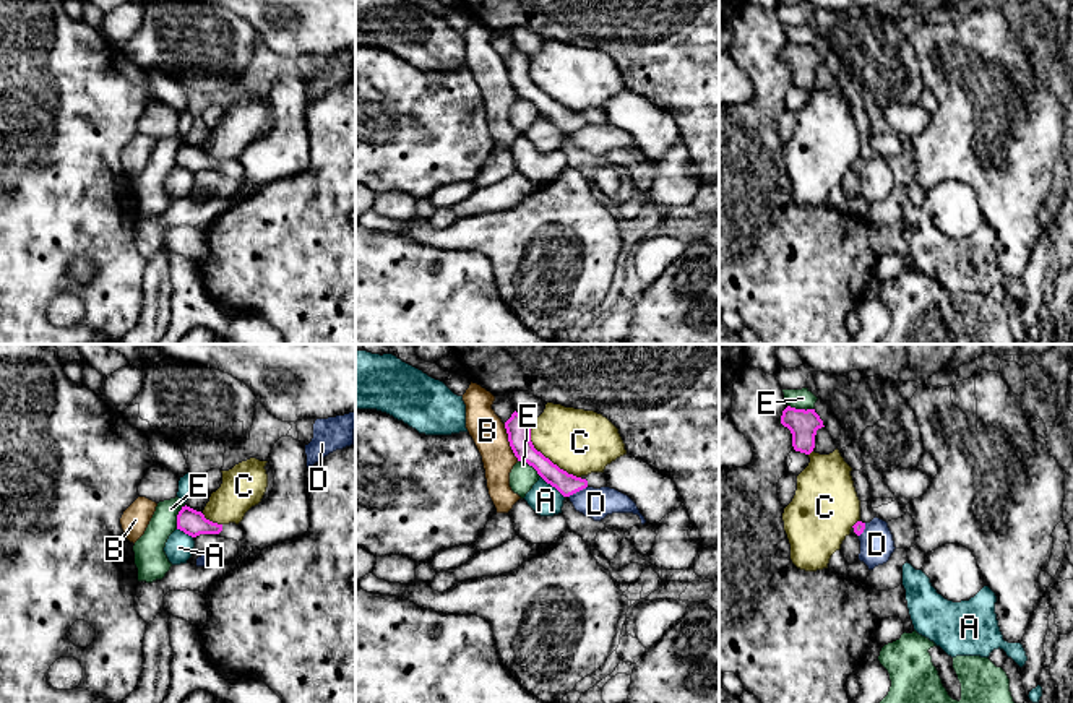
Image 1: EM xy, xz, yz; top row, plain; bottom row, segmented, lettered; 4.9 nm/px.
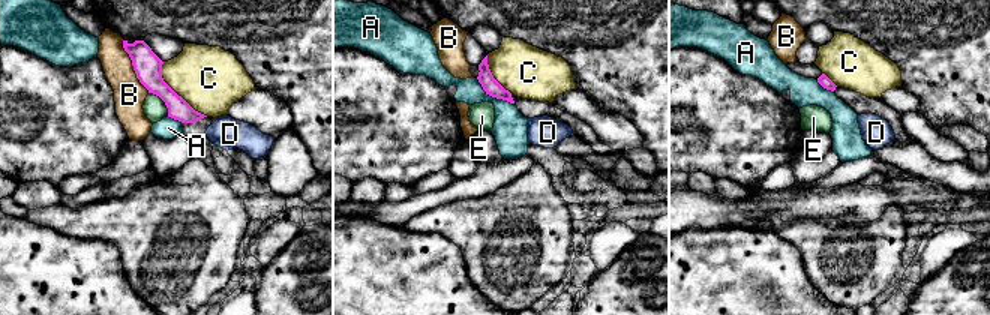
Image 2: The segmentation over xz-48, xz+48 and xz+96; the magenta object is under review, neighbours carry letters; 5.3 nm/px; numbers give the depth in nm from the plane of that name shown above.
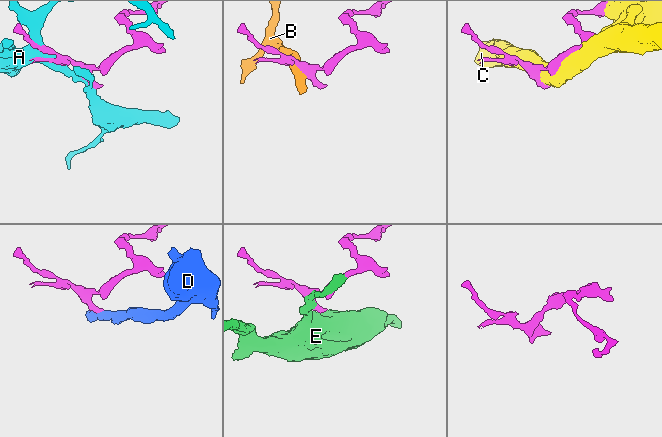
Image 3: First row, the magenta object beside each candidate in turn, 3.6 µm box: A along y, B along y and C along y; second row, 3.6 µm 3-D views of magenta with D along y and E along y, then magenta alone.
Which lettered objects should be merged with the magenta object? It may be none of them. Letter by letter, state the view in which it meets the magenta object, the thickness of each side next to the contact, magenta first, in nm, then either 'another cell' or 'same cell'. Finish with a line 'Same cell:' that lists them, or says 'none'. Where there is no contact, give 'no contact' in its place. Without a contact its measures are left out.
A: xz | 110/160 nm | another cell
B: xz | 120/170 nm | another cell
C: xz | 120/320 nm | another cell
D: xz | 110/150 nm | another cell
E: xy | 130/160 nm | another cell
Same cell: none

